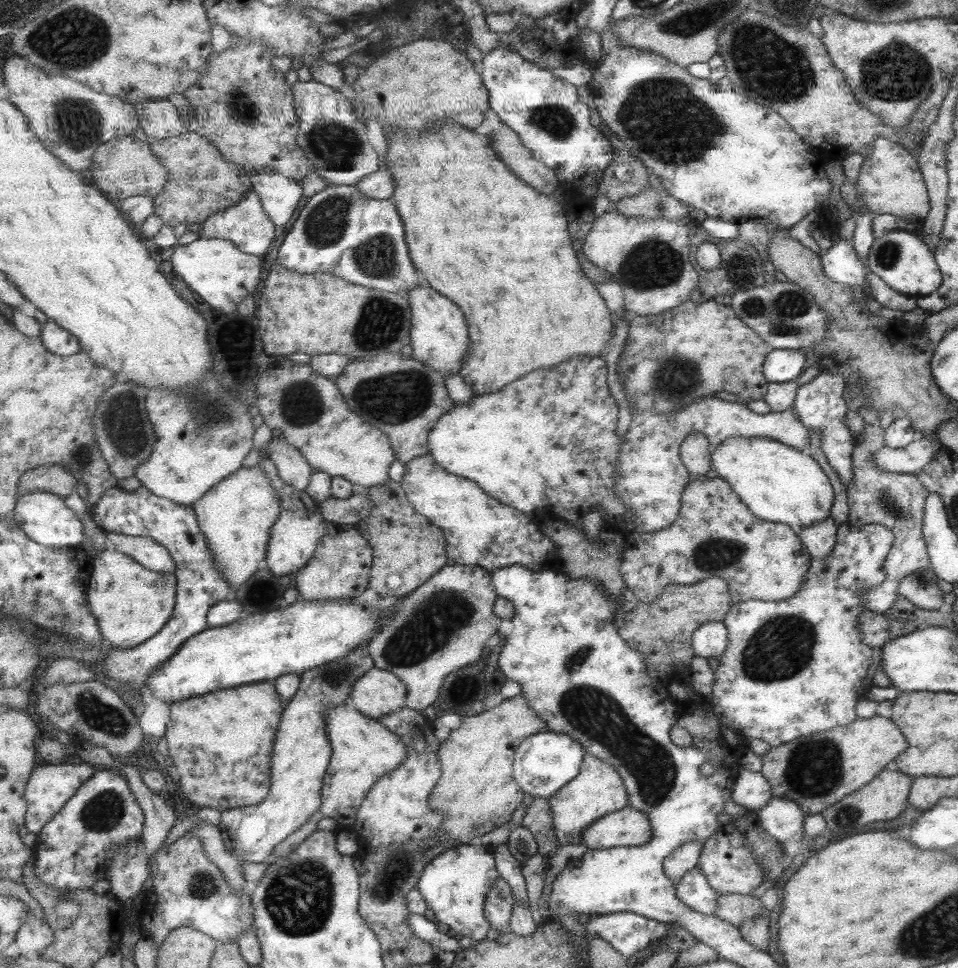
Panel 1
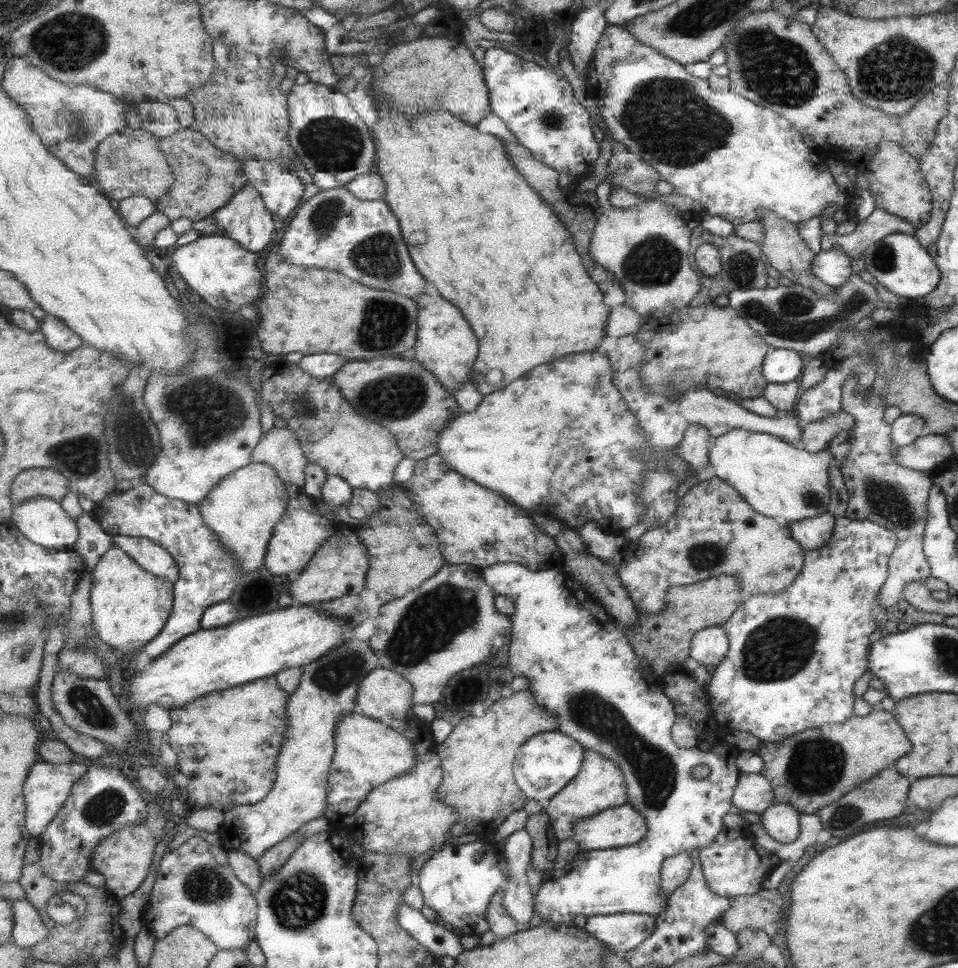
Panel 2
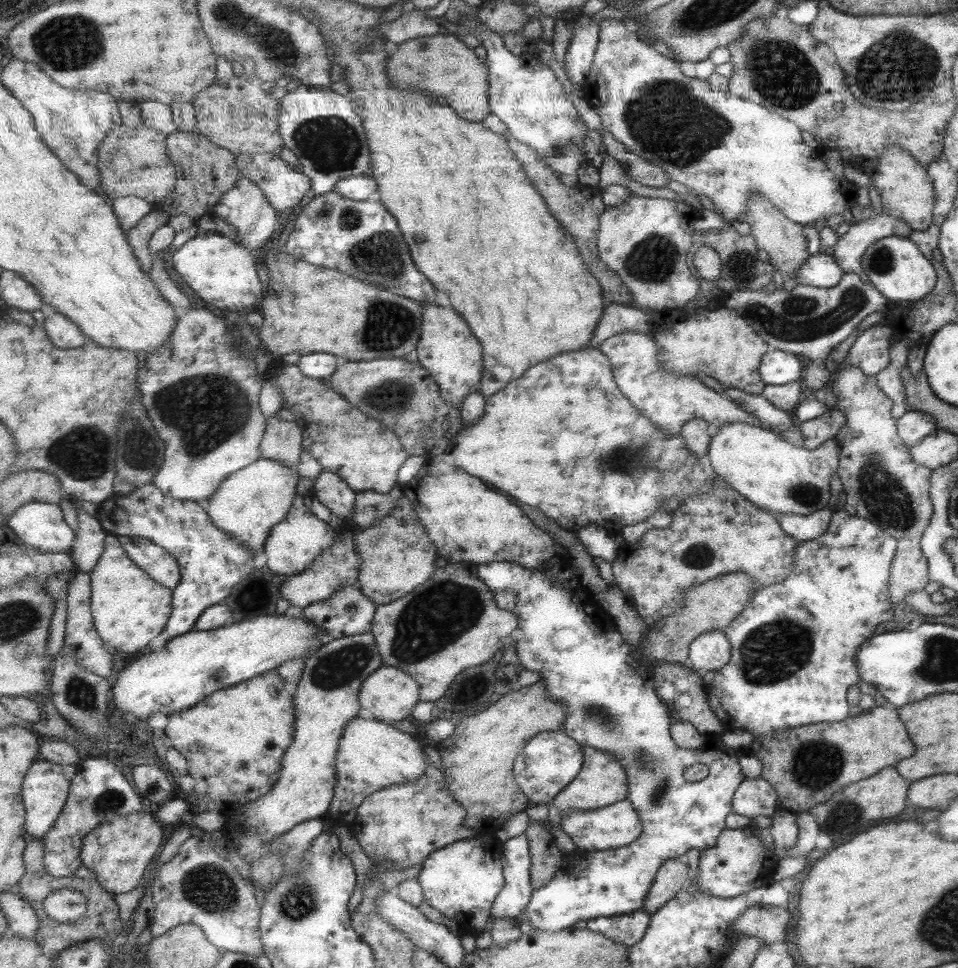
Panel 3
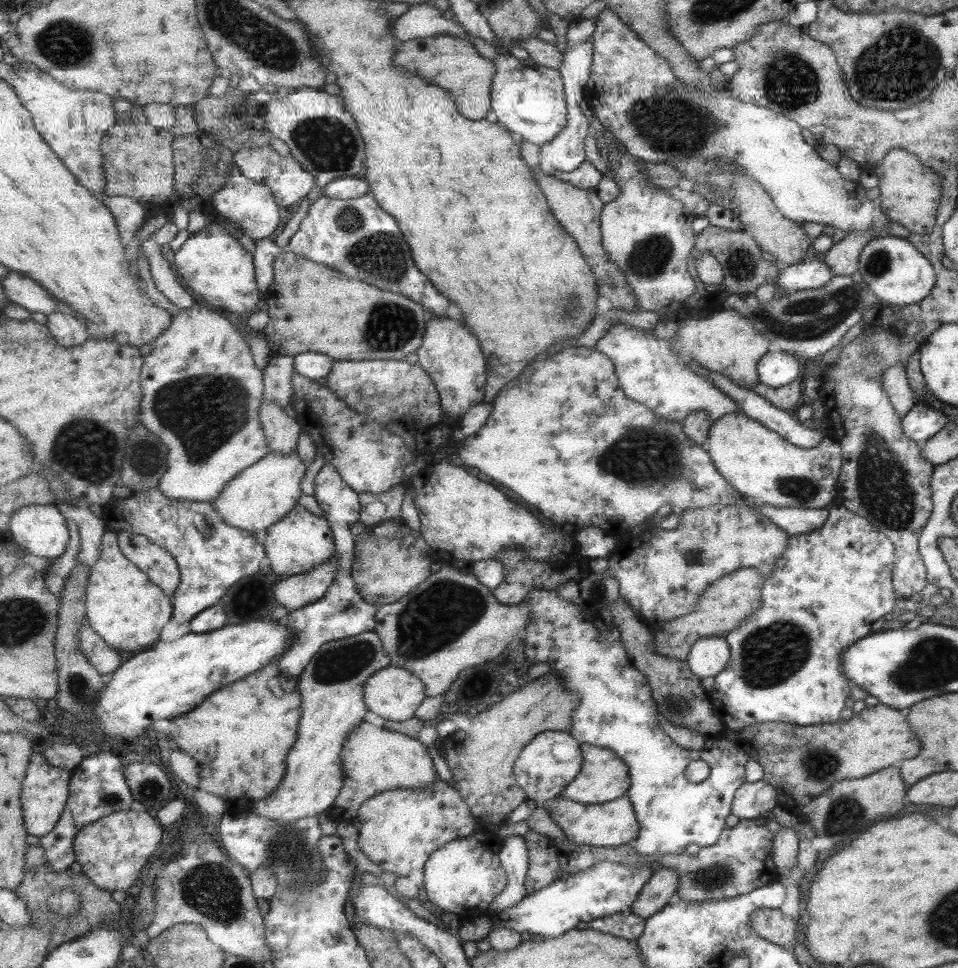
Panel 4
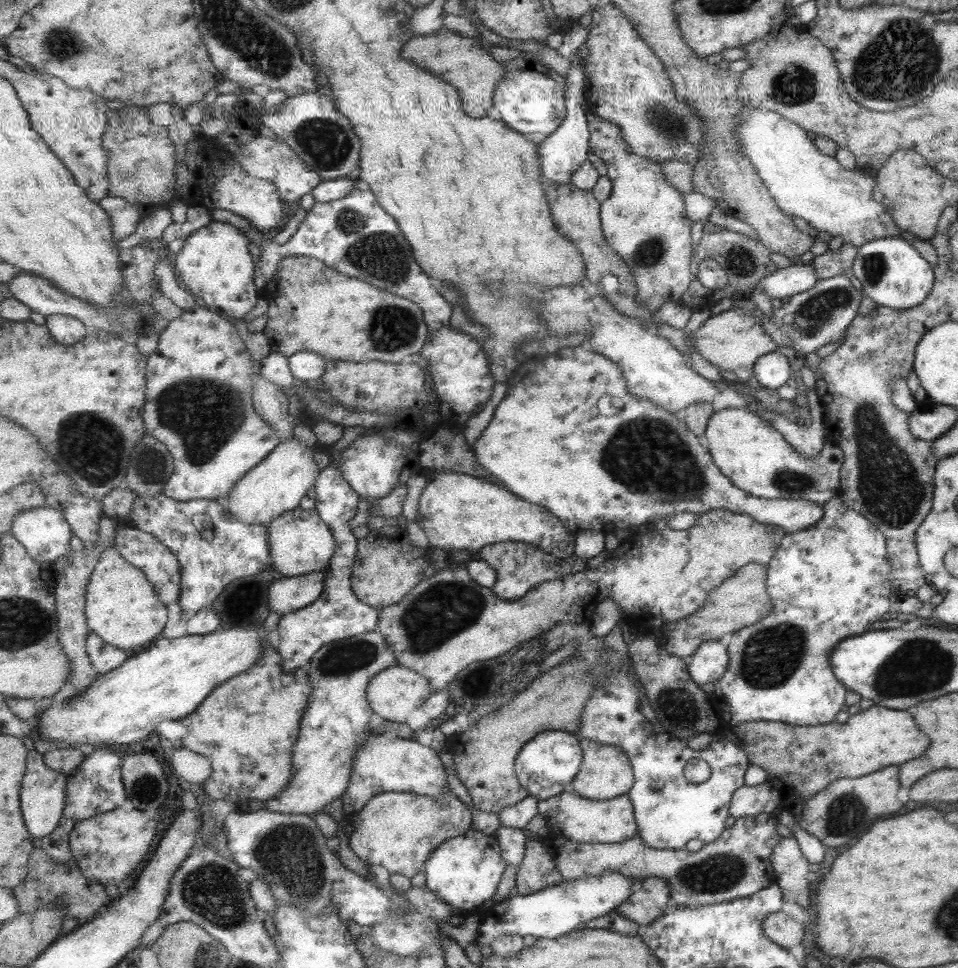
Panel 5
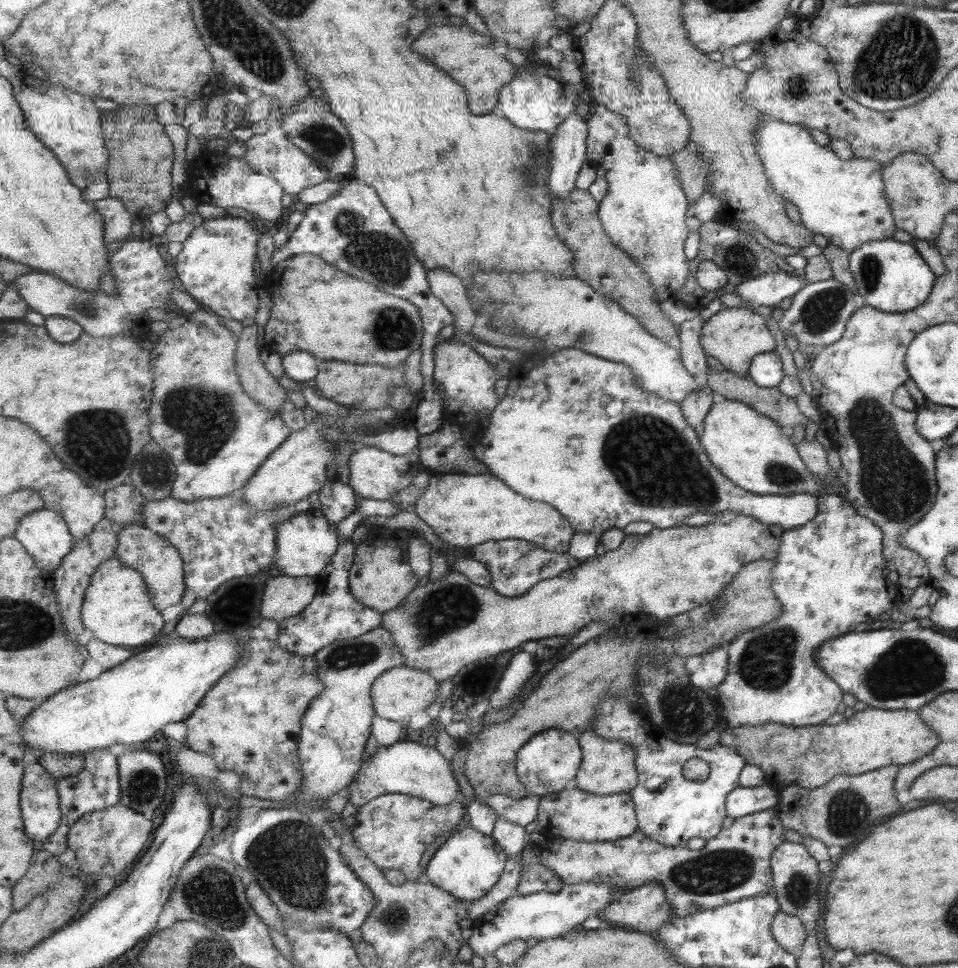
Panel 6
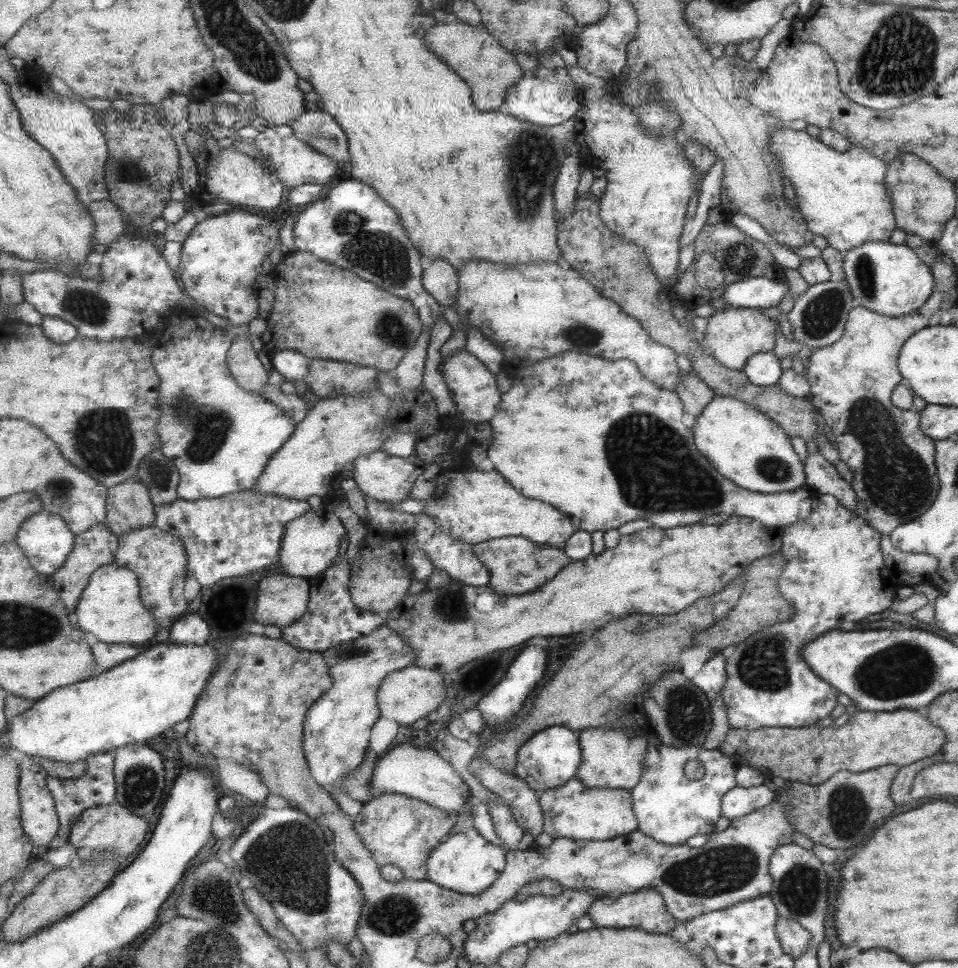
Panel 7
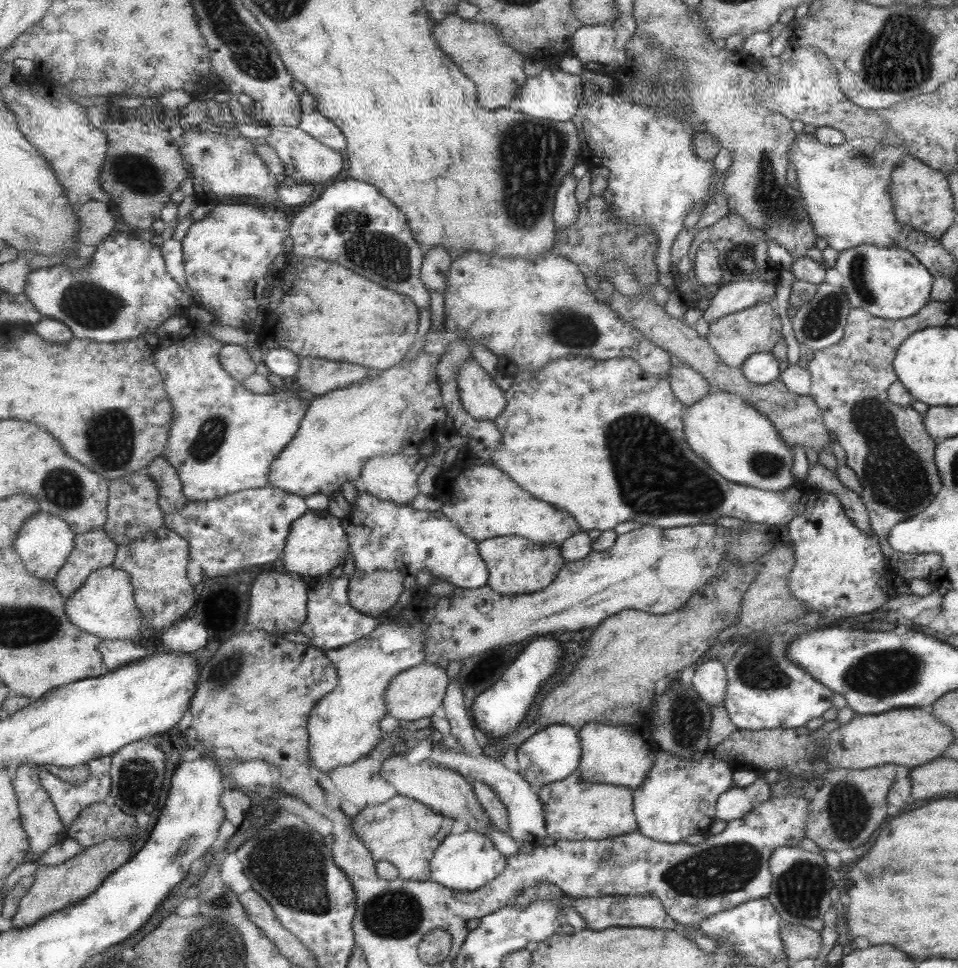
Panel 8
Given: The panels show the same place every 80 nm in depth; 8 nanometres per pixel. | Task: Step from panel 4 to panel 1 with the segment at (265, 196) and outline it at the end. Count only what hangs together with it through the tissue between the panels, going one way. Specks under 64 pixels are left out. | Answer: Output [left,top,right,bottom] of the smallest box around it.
[200,188,280,256]

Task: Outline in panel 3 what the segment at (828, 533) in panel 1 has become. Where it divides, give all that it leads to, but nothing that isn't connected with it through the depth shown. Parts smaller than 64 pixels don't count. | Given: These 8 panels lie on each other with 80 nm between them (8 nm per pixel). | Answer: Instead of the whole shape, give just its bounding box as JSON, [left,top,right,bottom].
[778,508,832,542]

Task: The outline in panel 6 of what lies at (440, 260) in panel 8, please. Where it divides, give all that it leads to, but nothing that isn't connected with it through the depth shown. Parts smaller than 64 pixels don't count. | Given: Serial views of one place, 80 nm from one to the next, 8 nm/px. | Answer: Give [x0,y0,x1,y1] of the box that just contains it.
[428,270,478,341]

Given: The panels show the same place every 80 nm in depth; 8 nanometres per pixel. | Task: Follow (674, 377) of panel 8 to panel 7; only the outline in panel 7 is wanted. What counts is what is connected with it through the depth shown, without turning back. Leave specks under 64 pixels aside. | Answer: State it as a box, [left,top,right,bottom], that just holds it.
[674,373,715,417]

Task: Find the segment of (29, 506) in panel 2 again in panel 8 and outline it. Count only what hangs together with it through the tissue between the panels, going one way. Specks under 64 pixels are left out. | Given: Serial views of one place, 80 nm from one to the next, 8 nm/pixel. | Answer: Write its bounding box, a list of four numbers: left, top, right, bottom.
[13,512,77,581]

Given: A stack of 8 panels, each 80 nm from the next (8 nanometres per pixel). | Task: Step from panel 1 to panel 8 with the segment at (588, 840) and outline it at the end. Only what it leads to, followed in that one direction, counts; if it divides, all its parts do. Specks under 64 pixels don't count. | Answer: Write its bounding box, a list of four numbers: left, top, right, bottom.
[539,770,640,841]

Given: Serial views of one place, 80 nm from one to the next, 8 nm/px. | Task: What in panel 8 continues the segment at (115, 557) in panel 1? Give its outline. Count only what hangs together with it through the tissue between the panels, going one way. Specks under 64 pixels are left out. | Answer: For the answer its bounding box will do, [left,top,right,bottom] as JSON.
[66,565,144,641]

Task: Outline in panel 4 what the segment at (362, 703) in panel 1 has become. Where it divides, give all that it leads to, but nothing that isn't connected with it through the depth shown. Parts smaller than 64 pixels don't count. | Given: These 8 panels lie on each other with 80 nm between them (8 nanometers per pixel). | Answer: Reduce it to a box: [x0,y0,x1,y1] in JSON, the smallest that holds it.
[366,664,427,722]

